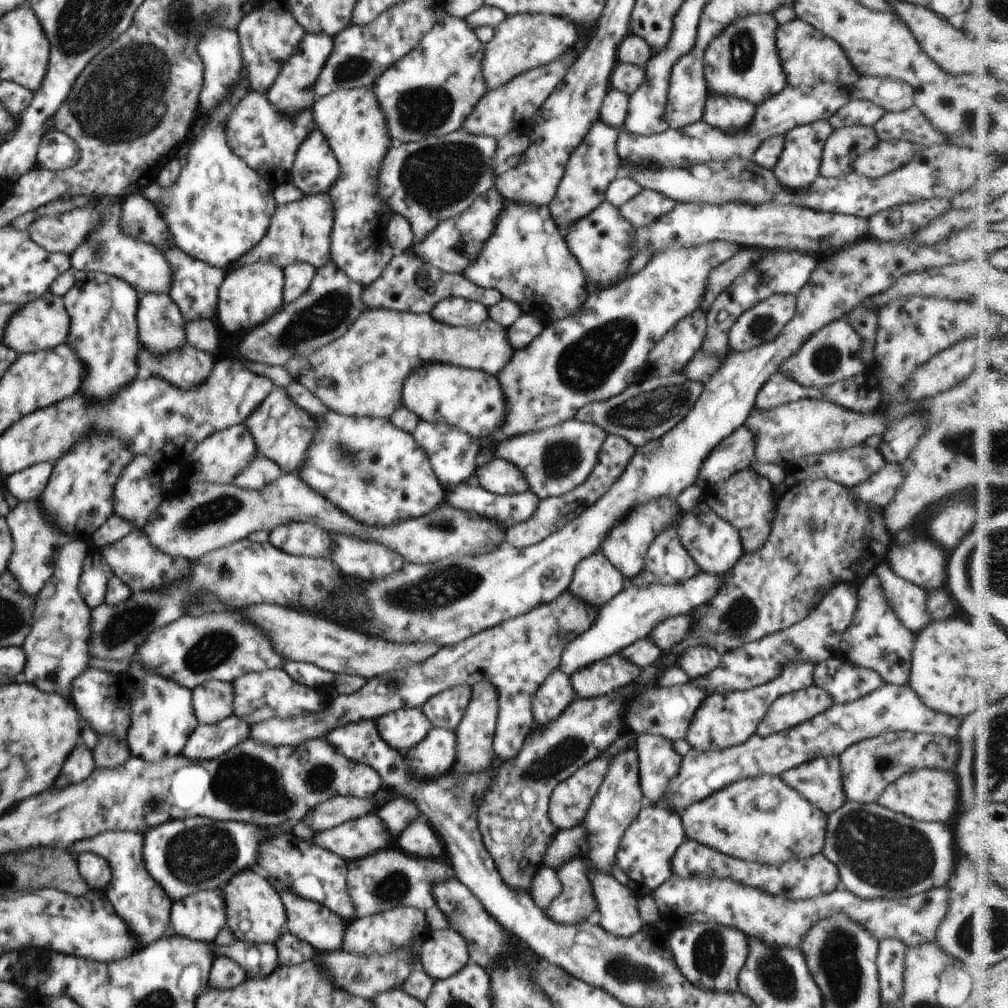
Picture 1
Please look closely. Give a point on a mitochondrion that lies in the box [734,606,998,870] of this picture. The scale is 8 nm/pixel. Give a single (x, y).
(882, 764)

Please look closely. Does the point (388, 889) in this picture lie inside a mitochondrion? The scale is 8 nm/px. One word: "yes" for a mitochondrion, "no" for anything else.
yes

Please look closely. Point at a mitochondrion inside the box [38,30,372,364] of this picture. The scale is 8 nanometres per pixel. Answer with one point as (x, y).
(134, 110)

